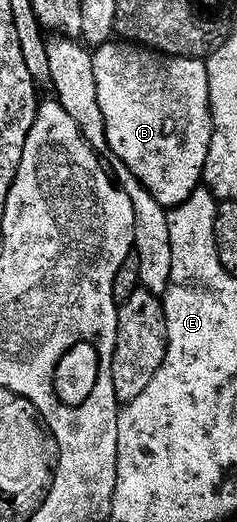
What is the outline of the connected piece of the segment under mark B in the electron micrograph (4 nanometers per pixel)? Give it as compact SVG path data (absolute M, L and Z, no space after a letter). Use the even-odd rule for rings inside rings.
M111 39L93 50L96 71L96 95L100 95L100 111L104 111L104 127L108 131L110 153L124 159L128 171L140 179L142 186L167 211L184 203L203 184L202 172L208 163L212 143L212 115L206 61L197 57L169 57L155 53L145 45Z

